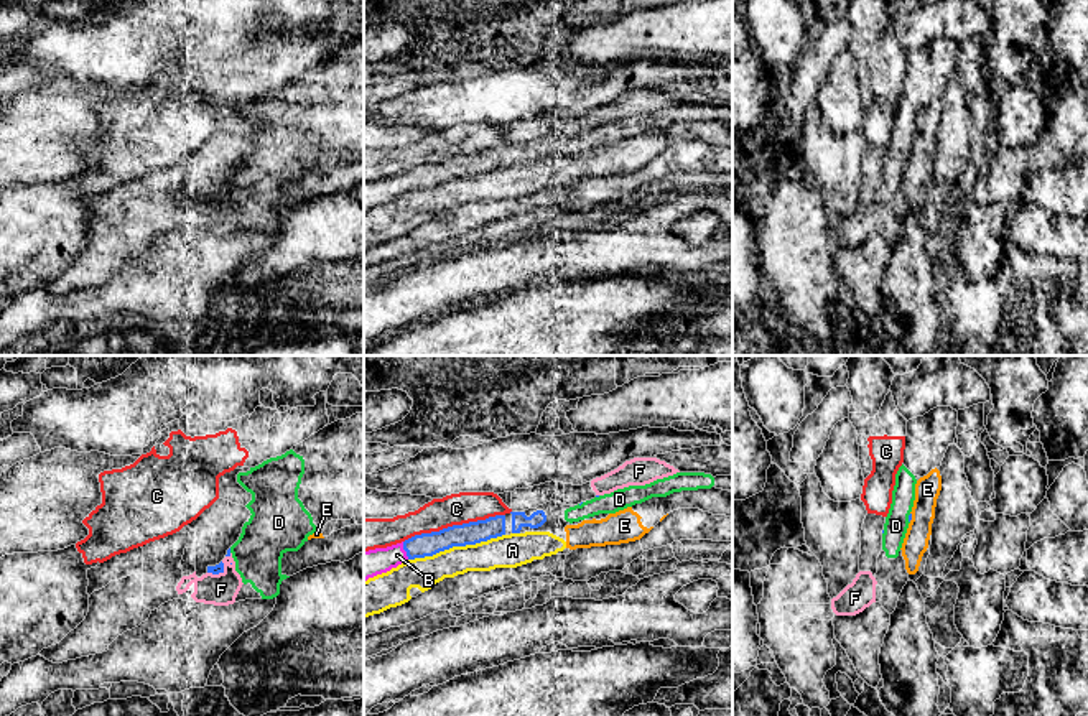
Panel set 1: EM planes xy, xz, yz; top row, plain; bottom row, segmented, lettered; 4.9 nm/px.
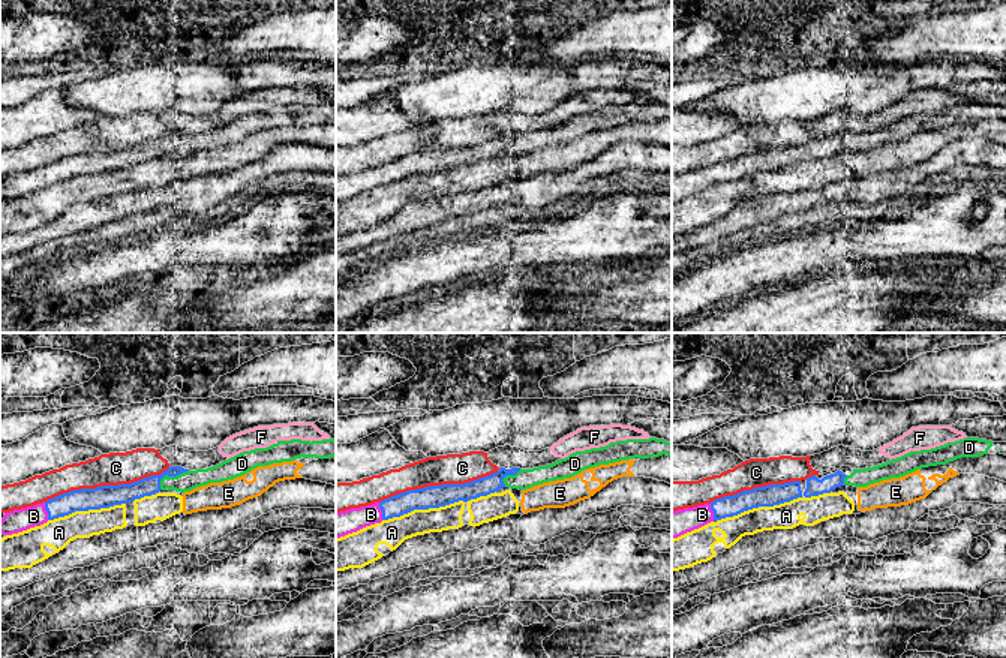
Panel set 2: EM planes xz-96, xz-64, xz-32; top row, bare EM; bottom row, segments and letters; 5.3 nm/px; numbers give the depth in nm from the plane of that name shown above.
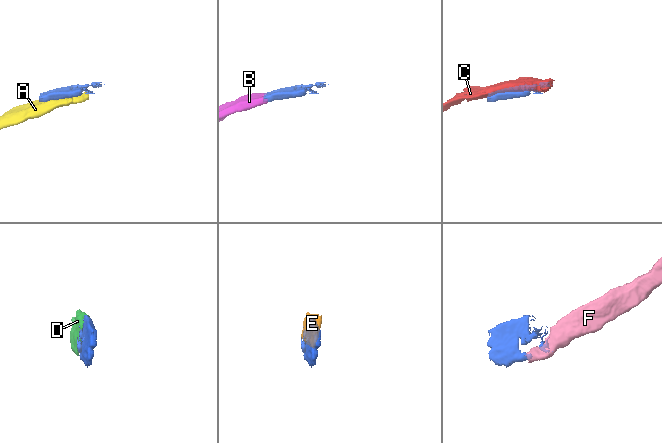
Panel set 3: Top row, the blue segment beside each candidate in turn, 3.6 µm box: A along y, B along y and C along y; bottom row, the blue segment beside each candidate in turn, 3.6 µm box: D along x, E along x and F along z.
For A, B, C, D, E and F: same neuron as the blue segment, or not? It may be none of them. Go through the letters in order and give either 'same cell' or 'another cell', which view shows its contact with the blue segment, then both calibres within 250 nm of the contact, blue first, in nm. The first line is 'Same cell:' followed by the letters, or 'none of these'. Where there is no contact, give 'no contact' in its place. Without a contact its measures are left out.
Same cell: B, D
A: another cell; meets blue in xz; 110 nm thick on the blue side, 160 nm on the other
B: same cell; meets blue in xz; 110 nm thick on the blue side, 140 nm on the other
C: another cell; meets blue in xz; 110 nm thick on the blue side, 160 nm on the other
D: same cell; meets blue in yz; 20 nm thick on the blue side, 120 nm on the other
E: another cell; meets blue in yz; 20 nm thick on the blue side, 130 nm on the other
F: another cell; meets blue in xy; 50 nm thick on the blue side, 160 nm on the other

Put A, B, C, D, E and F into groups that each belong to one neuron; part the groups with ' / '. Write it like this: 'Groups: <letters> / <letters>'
Groups: A E / B D / C / F

